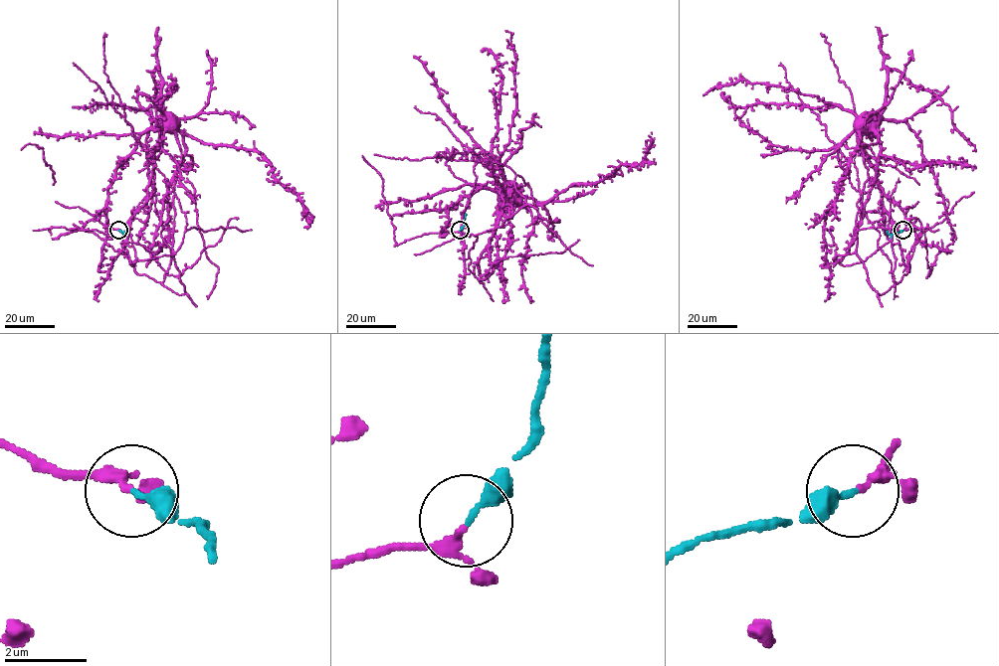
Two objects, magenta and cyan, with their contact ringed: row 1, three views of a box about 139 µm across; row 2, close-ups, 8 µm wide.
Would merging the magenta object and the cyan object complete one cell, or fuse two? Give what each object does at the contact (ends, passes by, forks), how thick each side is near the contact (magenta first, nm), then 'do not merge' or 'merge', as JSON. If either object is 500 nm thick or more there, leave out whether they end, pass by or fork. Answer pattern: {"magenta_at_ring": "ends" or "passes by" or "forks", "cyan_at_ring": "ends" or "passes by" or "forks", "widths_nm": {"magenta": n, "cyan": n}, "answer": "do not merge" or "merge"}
{"magenta_at_ring": "passes by", "cyan_at_ring": "ends", "widths_nm": {"magenta": 190, "cyan": 240}, "answer": "merge"}

